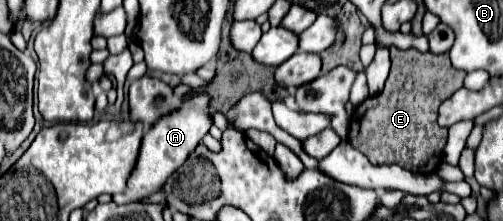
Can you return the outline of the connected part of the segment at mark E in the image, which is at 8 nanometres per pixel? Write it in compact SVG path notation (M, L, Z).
M394 46L389 48L391 58L391 68L388 76L388 82L382 90L382 94L376 94L368 98L362 106L354 110L354 120L350 124L348 140L350 144L360 150L372 164L398 164L404 170L410 170L414 174L434 174L442 162L444 146L448 140L448 130L436 124L438 118L438 108L440 104L452 96L462 84L466 72L456 70L452 66L448 53L438 55L424 55L415 48L400 50Z

